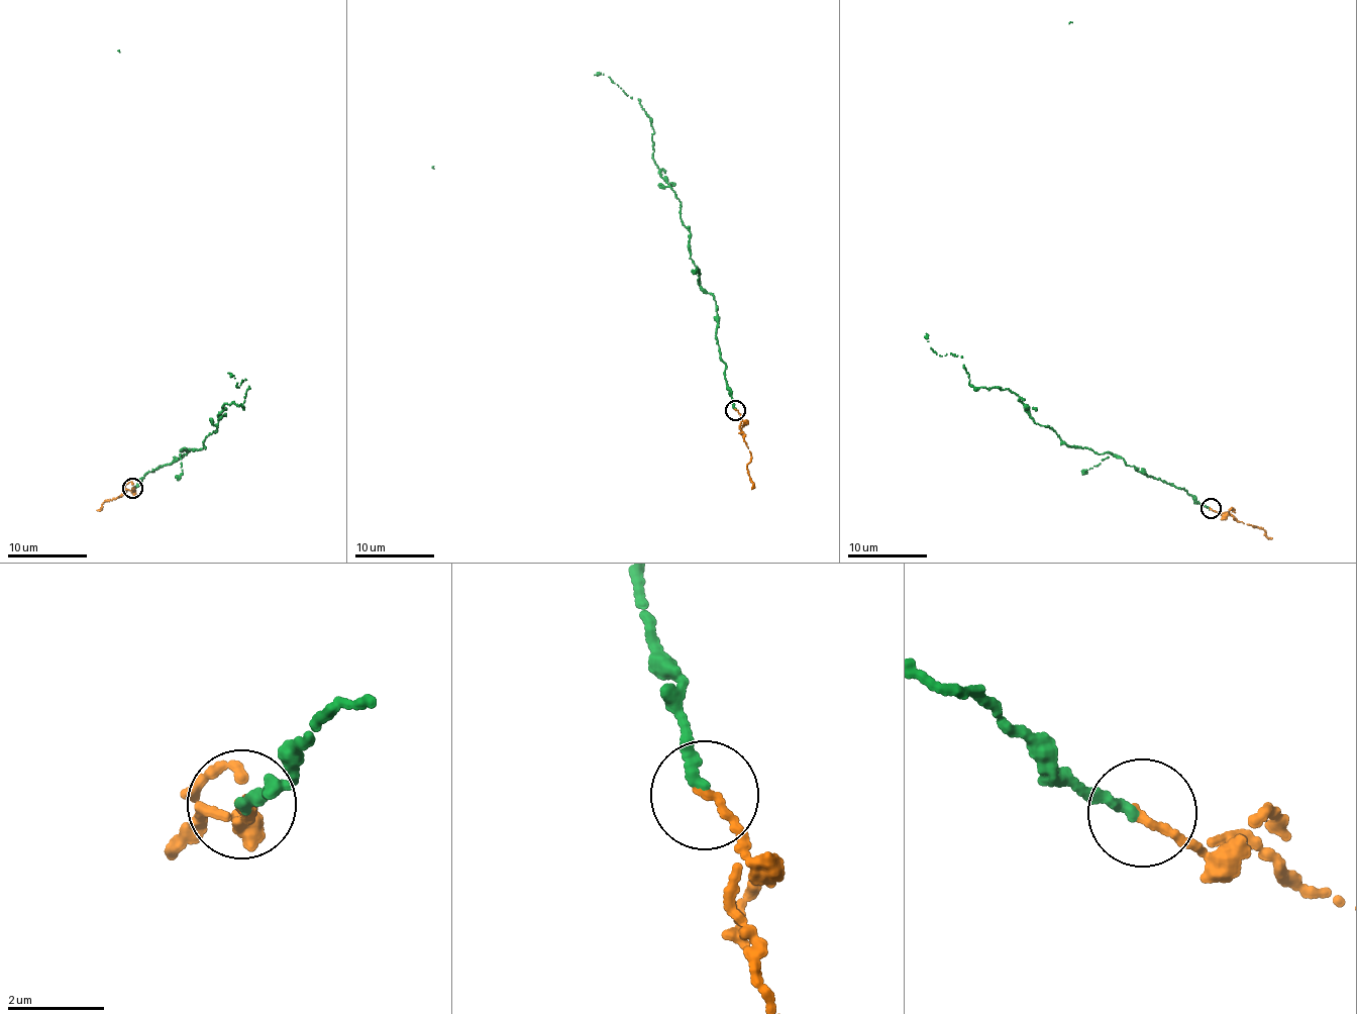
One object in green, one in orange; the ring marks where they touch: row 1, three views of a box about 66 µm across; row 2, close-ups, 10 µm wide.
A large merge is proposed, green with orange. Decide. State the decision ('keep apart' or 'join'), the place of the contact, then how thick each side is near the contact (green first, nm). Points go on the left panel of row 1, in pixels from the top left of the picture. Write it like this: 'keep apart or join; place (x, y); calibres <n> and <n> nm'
join; place (132, 488); calibres 240 and 180 nm

